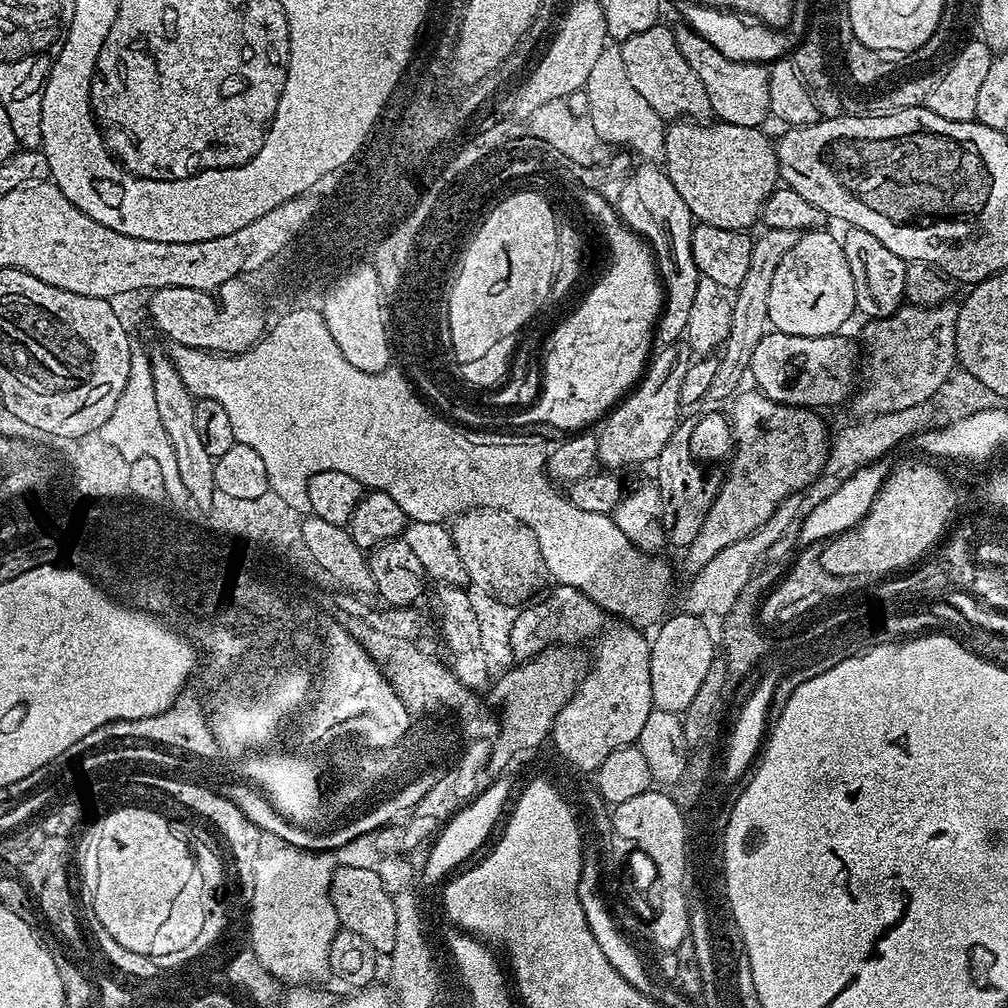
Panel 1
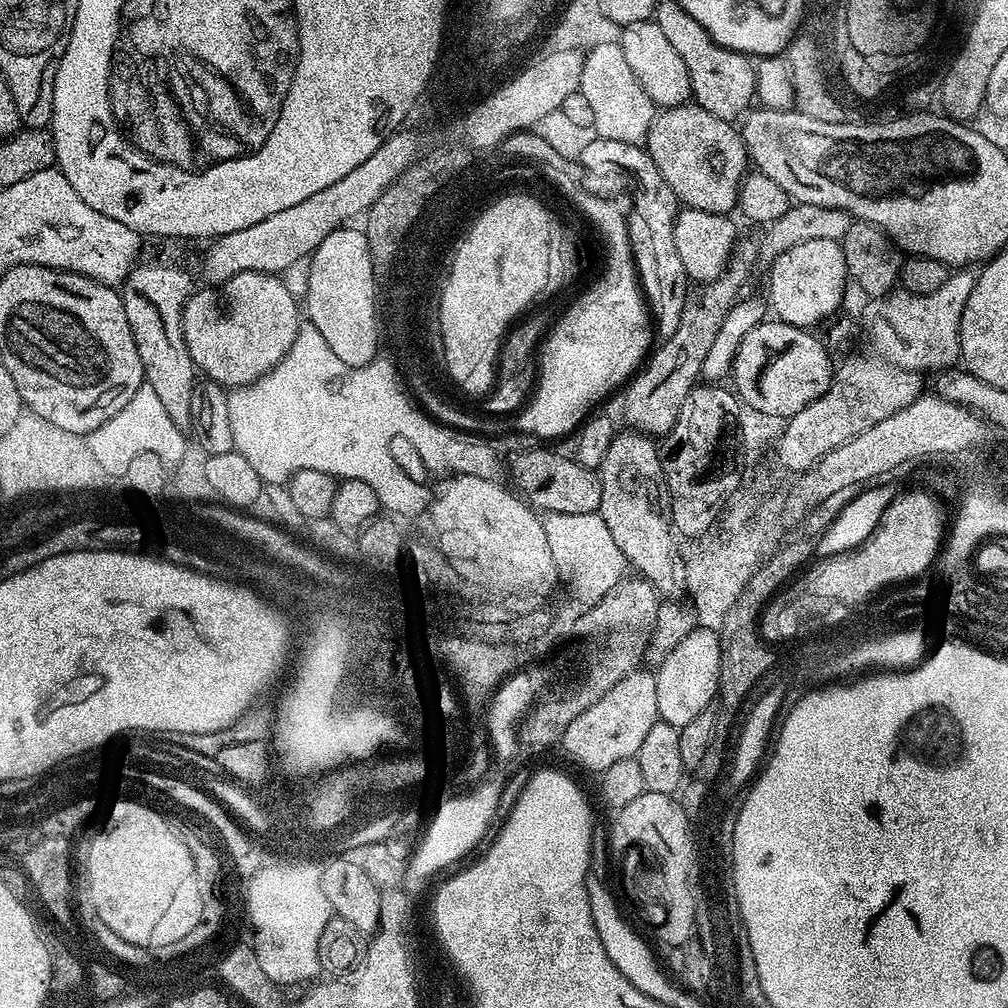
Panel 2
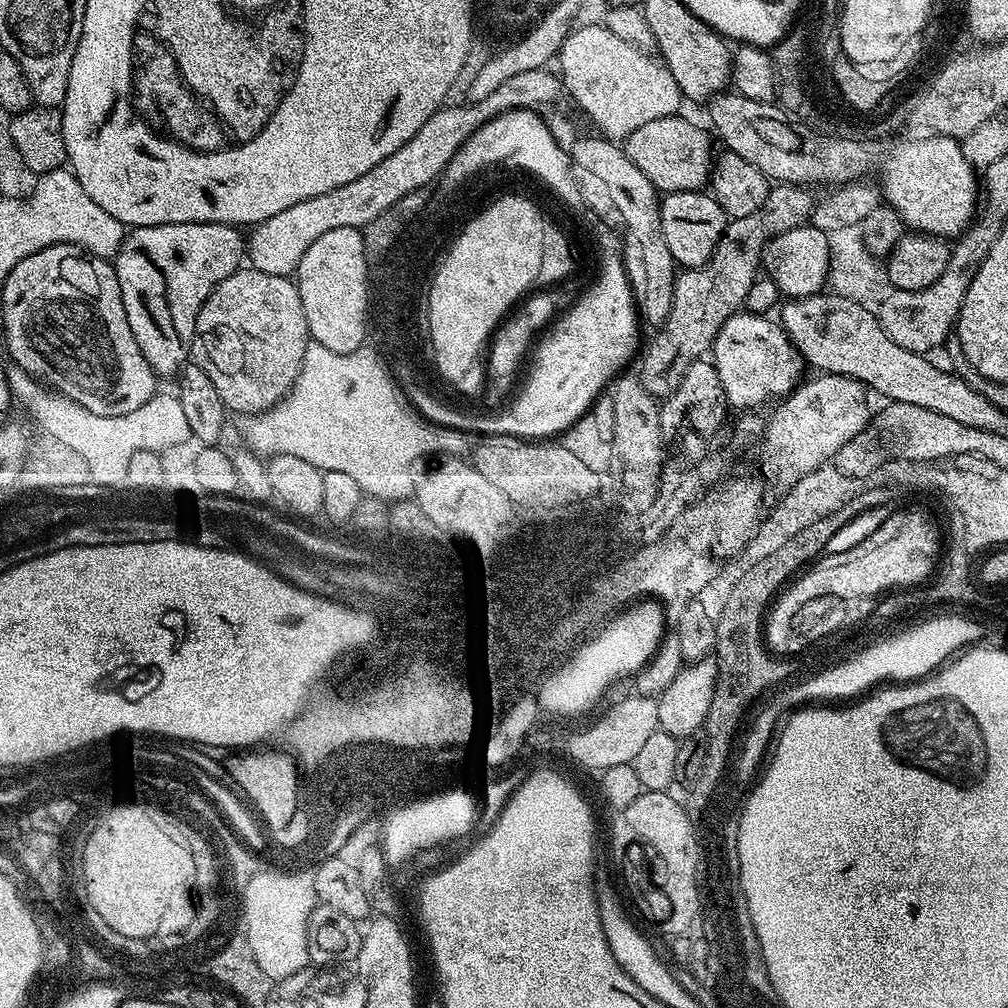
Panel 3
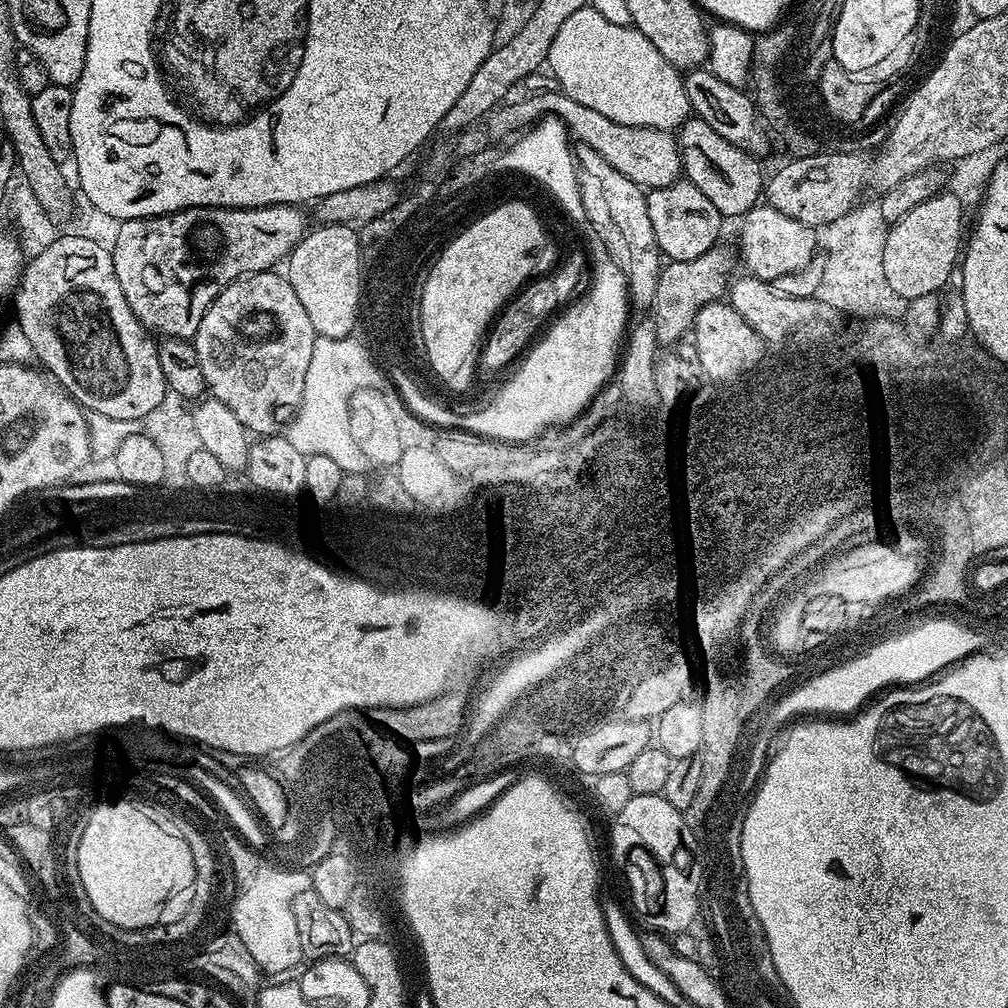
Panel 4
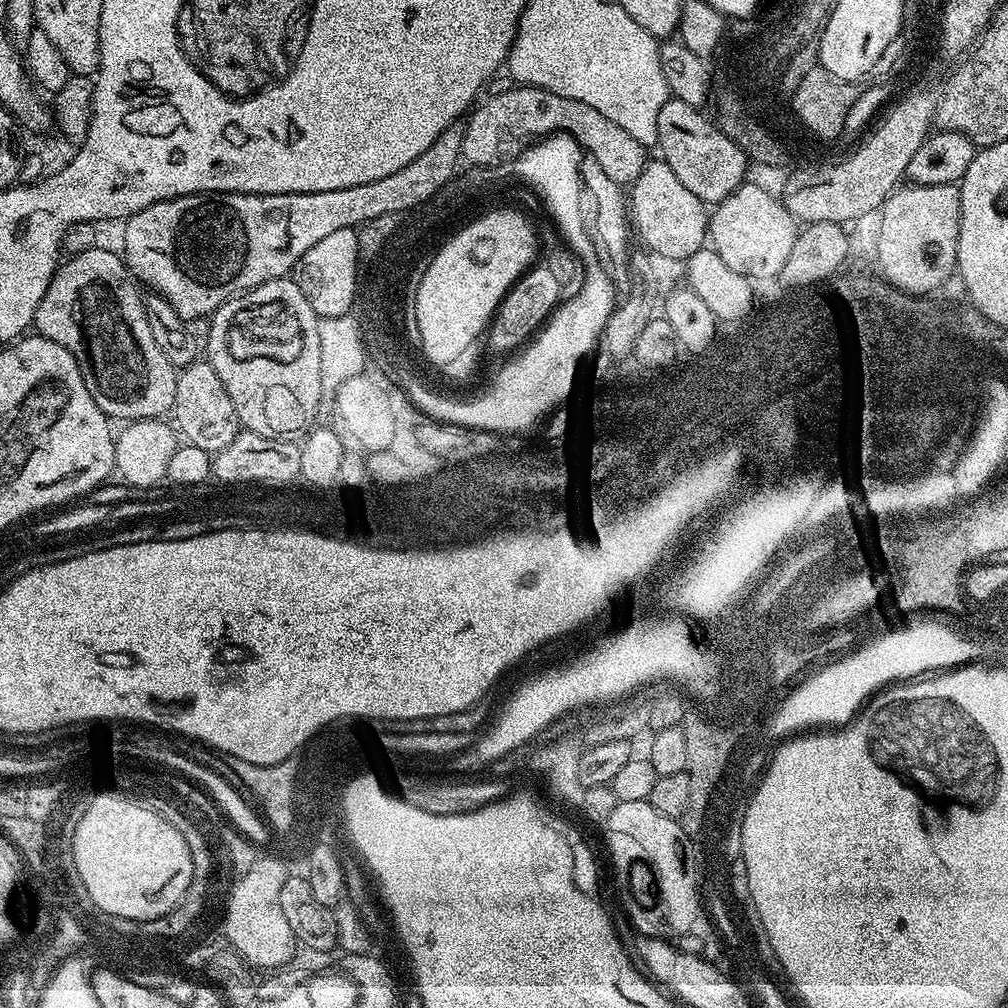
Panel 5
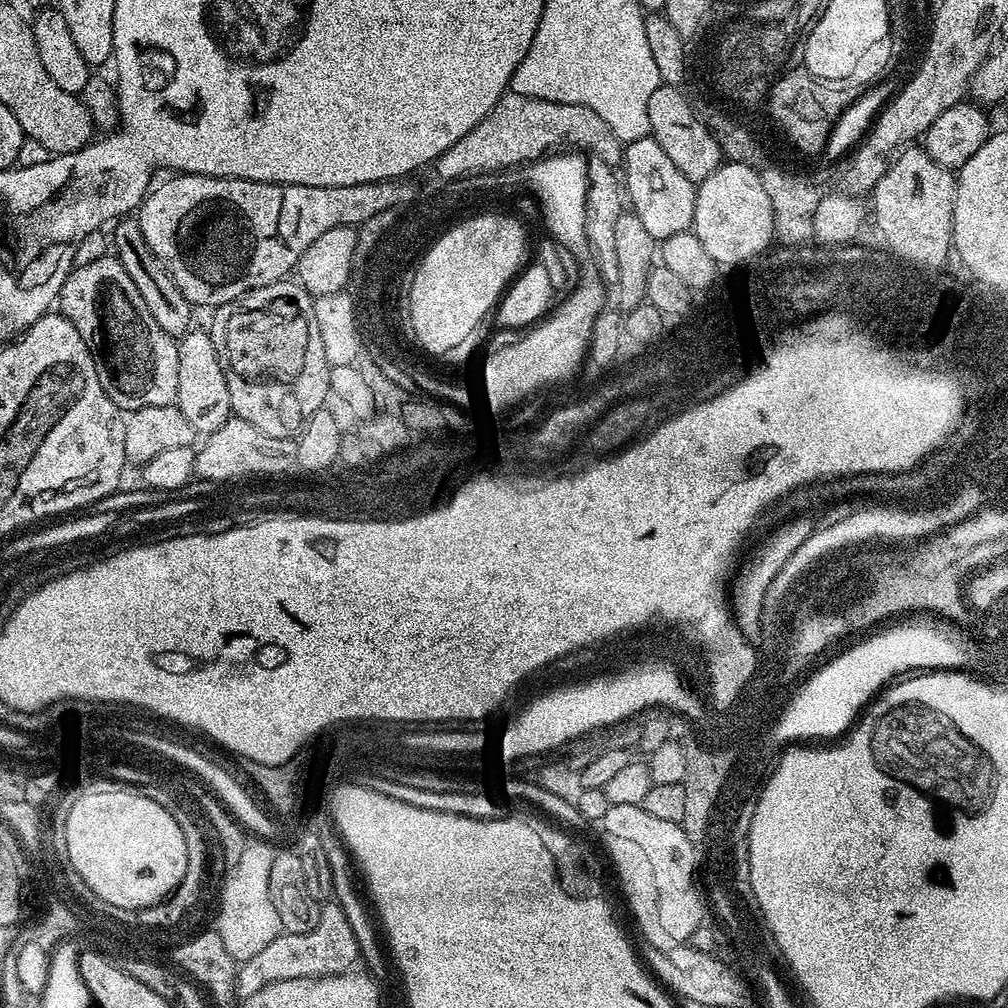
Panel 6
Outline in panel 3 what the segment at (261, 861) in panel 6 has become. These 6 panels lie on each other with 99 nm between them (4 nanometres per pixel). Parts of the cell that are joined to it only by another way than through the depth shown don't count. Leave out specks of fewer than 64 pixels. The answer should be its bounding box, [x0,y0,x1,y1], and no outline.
[248,872,318,982]

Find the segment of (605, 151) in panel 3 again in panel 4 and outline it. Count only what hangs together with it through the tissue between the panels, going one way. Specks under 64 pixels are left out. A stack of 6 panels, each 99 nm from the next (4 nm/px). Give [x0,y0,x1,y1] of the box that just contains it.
[574,143,662,310]

